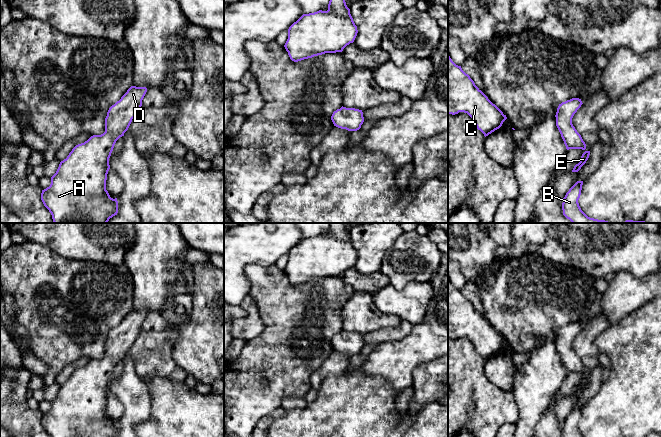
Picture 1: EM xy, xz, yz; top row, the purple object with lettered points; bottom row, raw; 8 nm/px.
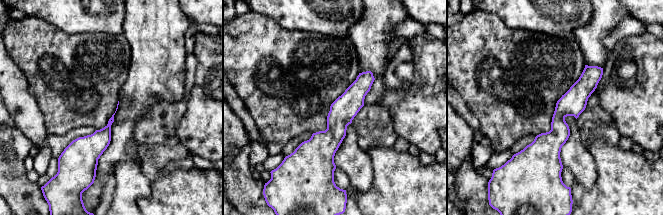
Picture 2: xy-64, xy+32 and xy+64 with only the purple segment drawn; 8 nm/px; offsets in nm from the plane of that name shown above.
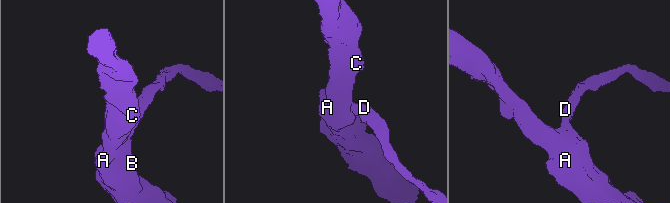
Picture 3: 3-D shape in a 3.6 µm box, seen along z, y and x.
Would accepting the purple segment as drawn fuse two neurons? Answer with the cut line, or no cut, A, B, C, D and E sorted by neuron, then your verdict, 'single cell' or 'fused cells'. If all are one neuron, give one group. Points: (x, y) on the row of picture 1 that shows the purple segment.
cut none; groups A B C D E; single cell

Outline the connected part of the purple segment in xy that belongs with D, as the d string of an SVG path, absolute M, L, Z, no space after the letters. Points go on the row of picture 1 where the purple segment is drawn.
M131 86L121 99L109 108L105 118L105 132L93 135L84 143L76 145L67 158L60 162L56 173L51 177L50 186L41 193L41 200L51 213L54 223L107 223L110 218L117 215L117 198L111 198L106 190L107 174L110 169L109 158L116 141L124 136L132 119L140 110L146 92L146 87Z

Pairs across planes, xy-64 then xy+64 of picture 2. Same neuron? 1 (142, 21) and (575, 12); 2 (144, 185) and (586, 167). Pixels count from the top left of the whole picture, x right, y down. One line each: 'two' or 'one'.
1: two
2: one

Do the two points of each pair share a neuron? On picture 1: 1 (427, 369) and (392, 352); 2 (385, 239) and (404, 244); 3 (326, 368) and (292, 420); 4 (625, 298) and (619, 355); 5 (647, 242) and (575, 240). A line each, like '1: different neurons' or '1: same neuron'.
1: different neurons
2: different neurons
3: different neurons
4: different neurons
5: same neuron

